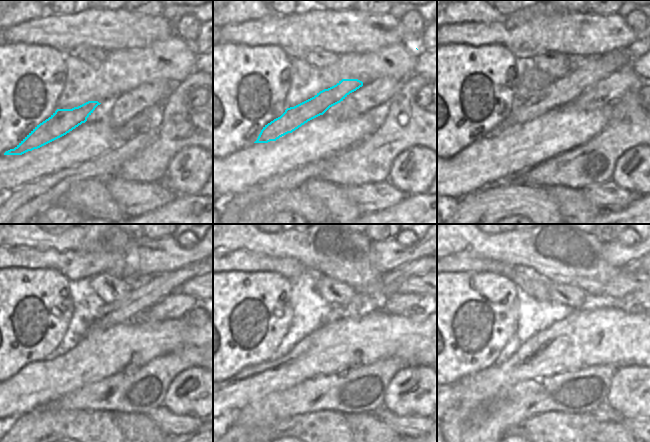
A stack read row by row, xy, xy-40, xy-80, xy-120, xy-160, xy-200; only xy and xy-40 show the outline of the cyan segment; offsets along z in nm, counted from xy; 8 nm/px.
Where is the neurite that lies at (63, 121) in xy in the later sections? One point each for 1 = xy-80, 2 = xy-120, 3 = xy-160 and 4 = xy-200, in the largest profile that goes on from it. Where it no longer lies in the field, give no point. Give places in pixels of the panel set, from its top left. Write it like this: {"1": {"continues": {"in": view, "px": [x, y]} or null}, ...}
{"1": {"continues": {"in": "xy-80", "px": [563, 91]}}, "2": {"continues": {"in": "xy-120", "px": [147, 293]}}, "3": {"continues": {"in": "xy-160", "px": [387, 285]}}, "4": {"continues": {"in": "xy-200", "px": [640, 265]}}}

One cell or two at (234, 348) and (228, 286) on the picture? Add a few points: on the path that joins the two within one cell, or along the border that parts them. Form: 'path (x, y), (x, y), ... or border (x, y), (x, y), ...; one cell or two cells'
path (227, 335), (228, 302); one cell

